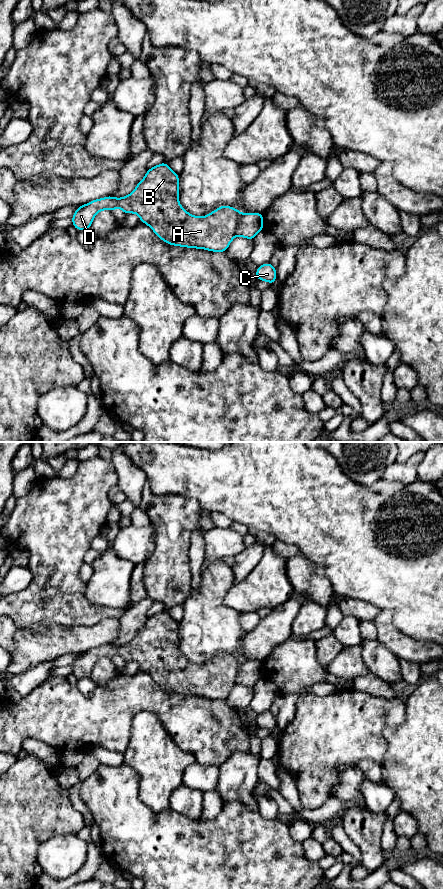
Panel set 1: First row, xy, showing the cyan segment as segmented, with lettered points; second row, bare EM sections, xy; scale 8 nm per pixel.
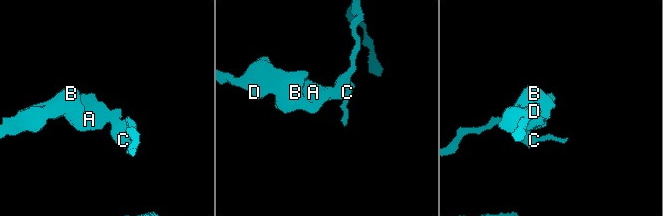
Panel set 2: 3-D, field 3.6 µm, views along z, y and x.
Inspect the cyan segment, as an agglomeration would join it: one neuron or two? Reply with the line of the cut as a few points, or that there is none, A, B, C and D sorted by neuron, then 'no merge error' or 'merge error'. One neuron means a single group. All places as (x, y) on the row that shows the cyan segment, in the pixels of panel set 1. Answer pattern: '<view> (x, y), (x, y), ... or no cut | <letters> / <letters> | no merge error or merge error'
xy (241, 213), (235, 234) | A B D / C | merge error

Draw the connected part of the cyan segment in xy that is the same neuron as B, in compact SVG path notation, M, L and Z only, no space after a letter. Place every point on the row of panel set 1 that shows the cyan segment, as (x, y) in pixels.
M160 163L147 170L144 178L127 196L116 198L107 196L81 205L72 215L72 225L78 230L88 230L93 219L102 210L114 211L120 208L125 214L135 213L144 224L165 243L212 252L226 252L236 237L240 211L232 206L221 205L206 216L188 213L179 203L179 174L172 171L169 164Z

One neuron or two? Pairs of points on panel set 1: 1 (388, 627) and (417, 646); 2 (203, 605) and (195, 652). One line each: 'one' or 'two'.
1: one
2: one

